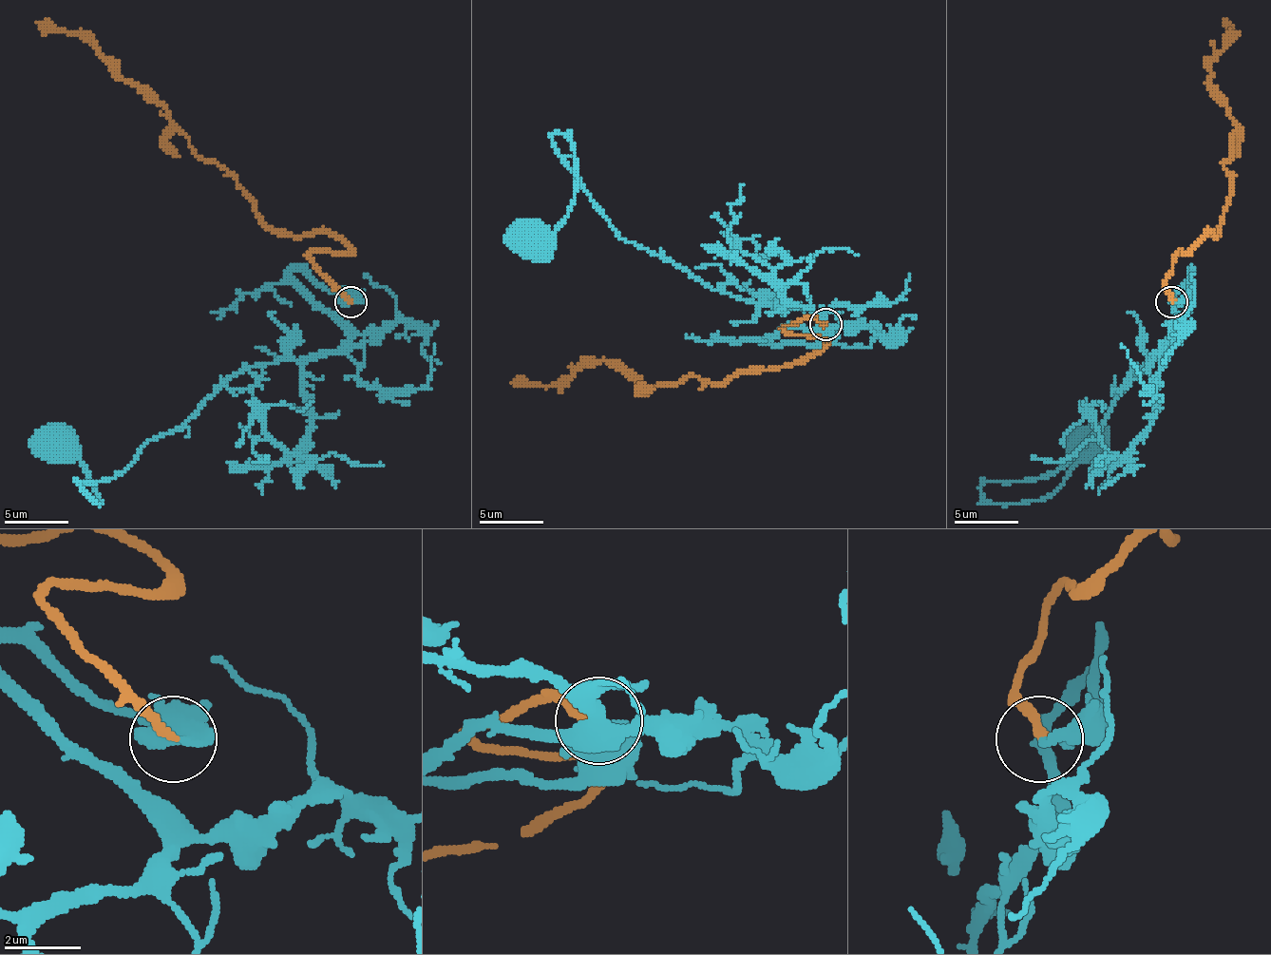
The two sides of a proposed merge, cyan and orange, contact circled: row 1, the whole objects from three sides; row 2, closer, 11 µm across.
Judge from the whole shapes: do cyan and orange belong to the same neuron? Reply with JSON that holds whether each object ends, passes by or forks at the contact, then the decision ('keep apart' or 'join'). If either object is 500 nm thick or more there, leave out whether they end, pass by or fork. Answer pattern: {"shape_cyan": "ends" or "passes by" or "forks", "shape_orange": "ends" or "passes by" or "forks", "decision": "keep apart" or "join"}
{"shape_cyan": "ends", "shape_orange": "ends", "decision": "join"}

